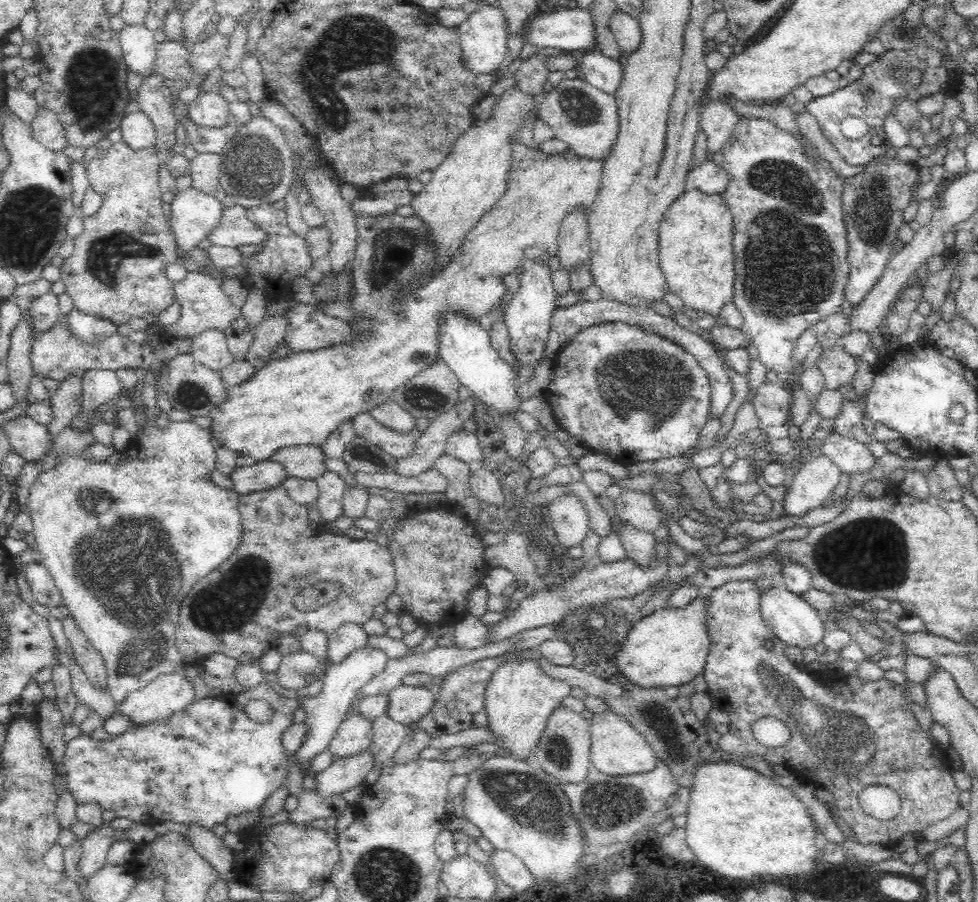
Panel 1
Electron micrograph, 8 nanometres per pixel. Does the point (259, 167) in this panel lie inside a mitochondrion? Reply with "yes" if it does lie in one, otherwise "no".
yes

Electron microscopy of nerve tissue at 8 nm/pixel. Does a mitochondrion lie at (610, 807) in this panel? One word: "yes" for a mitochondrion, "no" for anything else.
yes

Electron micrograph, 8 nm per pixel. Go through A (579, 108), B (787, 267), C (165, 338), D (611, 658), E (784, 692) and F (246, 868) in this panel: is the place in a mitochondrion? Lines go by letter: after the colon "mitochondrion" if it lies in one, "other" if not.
A: mitochondrion
B: mitochondrion
C: other
D: other
E: mitochondrion
F: other

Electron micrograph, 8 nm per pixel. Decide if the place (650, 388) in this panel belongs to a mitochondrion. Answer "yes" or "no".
yes

